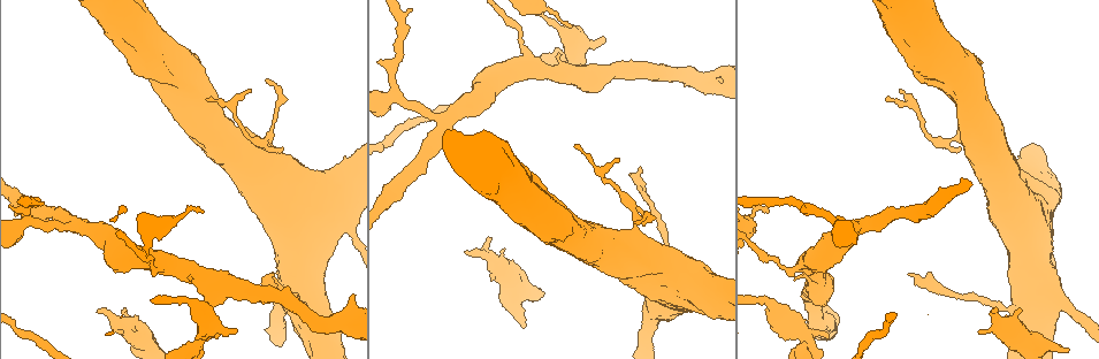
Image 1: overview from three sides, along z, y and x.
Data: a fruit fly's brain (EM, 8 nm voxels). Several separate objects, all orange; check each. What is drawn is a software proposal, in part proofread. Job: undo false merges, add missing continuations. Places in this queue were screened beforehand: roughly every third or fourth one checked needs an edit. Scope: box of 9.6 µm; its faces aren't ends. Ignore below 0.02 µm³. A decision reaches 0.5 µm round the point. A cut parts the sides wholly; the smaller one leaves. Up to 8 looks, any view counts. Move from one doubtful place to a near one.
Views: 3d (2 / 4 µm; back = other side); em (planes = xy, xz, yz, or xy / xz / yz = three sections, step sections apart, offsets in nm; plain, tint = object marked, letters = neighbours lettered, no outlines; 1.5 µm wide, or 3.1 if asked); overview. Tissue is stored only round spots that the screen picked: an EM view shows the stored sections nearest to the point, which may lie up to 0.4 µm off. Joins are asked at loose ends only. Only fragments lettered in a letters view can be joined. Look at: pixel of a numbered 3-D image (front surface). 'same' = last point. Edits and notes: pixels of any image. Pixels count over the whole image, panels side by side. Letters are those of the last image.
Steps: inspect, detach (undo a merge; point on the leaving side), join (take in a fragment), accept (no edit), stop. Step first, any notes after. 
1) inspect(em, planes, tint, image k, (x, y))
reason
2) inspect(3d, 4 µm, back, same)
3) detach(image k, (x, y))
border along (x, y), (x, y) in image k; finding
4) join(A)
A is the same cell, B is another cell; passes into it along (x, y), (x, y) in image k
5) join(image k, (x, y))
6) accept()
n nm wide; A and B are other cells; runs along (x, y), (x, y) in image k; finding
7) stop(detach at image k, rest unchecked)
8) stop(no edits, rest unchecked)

inspect(em, planes, tint, image 1, (827, 337))
an open end

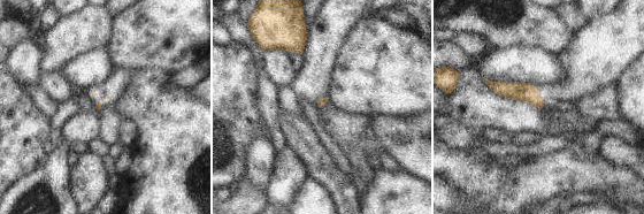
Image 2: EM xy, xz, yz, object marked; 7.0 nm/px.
inspect(em, planes, letters, same)
see the neighbours

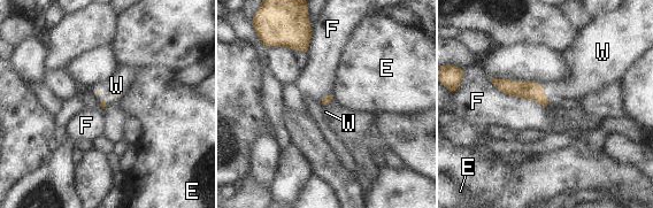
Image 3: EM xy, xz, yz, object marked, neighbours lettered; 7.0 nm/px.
join(W)
W is the same cell, E and F are other cells; passes into it along (523, 89), (544, 91), (578, 82) in image 3; it goes on there

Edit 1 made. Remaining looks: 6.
inspect(em, xz, step 8, letters, image 1, (576, 147))
an open end

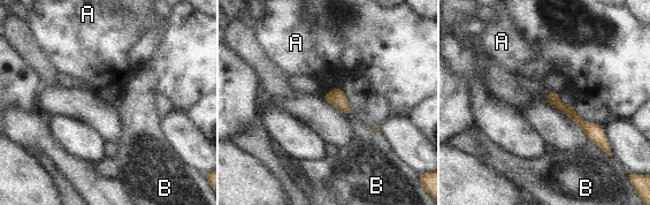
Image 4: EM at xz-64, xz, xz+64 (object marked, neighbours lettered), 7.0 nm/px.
inspect(em, planes, letters, same)
another direction

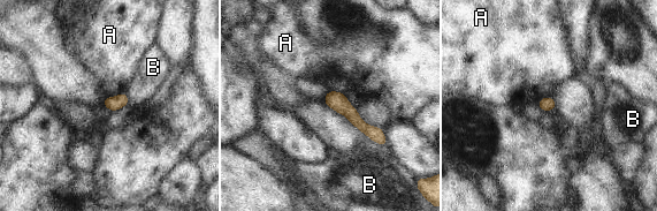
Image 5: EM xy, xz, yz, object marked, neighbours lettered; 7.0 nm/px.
accept()
100 nm wide; A and B are other cells; runs along (330, 93), (366, 129), (382, 141) in image 5; none of them fits

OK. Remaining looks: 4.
stop(join at image 3, rest unchecked)

